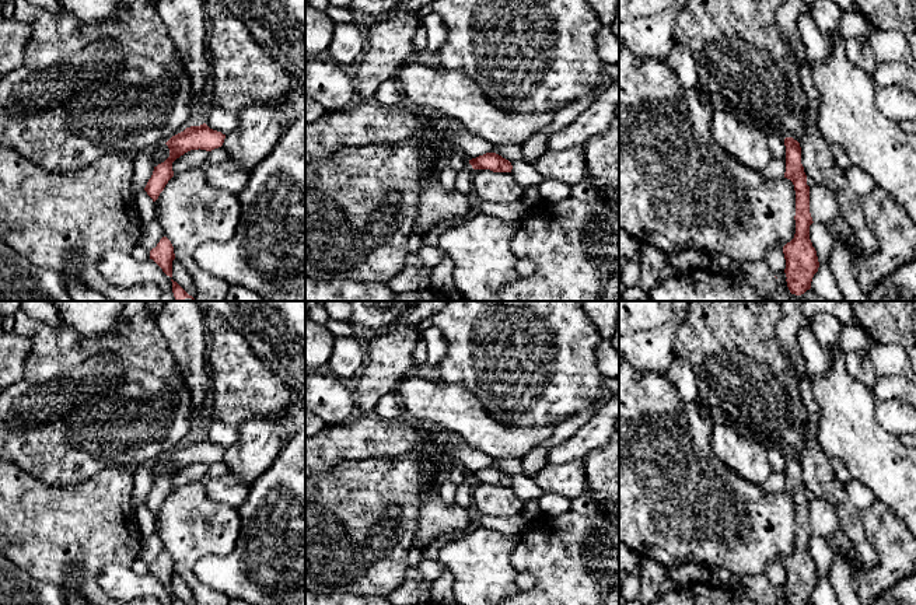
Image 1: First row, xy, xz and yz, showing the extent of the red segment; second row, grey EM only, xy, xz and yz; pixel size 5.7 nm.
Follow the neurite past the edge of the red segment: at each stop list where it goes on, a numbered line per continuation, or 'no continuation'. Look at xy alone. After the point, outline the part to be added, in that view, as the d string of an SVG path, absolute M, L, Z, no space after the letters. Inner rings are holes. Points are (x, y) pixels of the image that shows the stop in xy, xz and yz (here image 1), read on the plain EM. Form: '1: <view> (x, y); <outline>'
no continuation

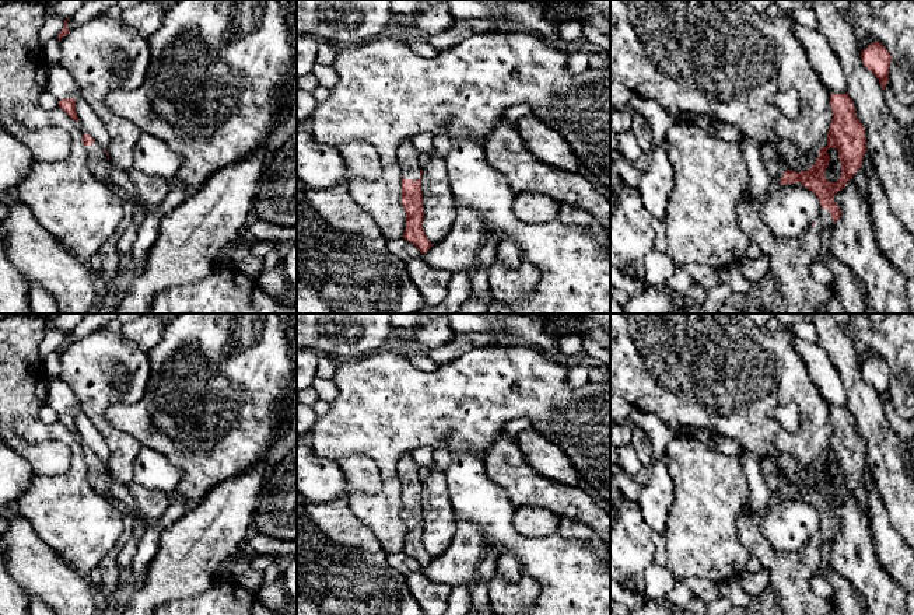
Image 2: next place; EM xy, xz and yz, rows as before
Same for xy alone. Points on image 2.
1: xy (97, 472); M97 457L85 459L85 465L90 483L95 486L98 492L108 495L106 485L109 481L109 474L106 467Z

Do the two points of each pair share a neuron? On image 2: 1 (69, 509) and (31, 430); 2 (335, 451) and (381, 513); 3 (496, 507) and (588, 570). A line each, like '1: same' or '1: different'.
1: same
2: same
3: same

